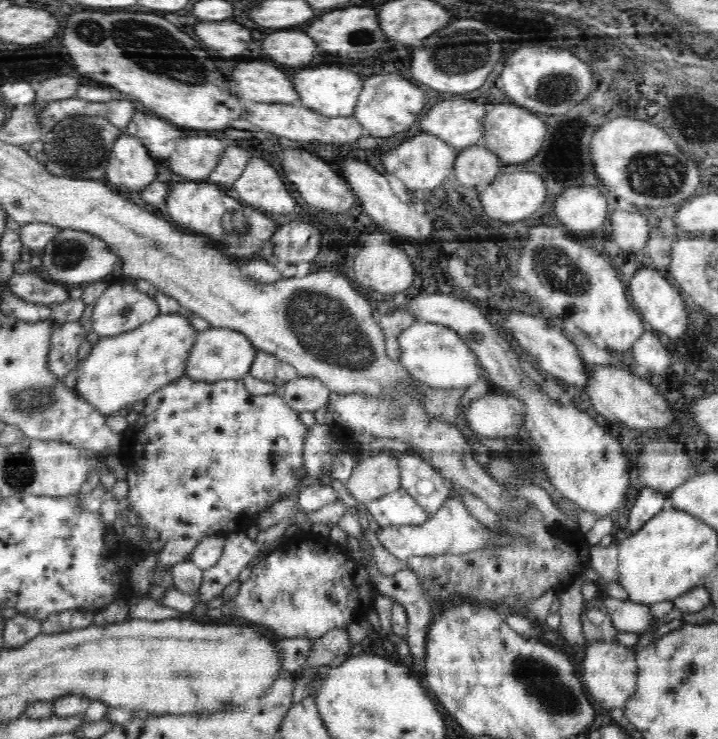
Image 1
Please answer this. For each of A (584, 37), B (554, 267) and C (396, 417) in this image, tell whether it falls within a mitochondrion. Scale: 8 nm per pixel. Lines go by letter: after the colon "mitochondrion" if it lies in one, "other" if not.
A: other
B: mitochondrion
C: mitochondrion

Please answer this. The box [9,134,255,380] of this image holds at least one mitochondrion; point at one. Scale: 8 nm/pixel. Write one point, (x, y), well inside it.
(67, 254)

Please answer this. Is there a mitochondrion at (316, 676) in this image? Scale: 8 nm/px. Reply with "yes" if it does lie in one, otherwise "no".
no

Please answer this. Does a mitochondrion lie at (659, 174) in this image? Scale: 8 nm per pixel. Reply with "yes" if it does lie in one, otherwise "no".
yes

